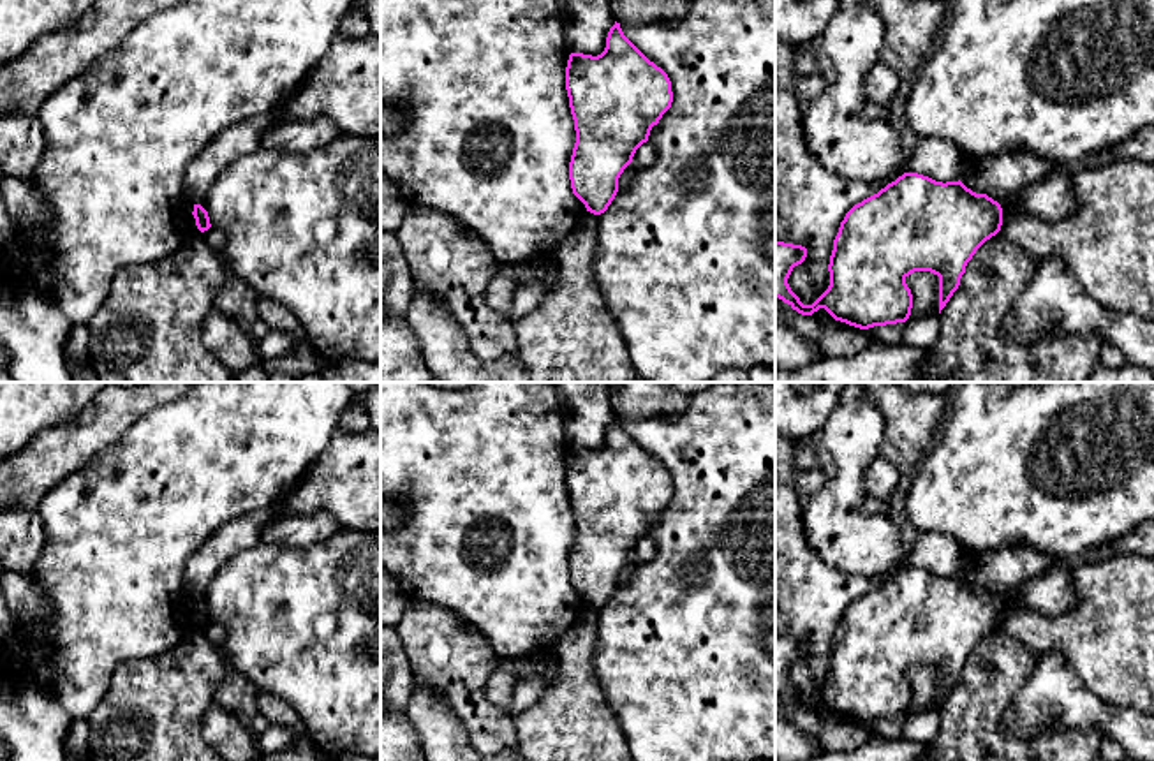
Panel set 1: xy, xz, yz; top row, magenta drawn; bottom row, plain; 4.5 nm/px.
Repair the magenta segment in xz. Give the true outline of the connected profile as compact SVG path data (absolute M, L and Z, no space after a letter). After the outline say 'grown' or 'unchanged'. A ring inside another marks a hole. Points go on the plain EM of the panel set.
M615 416L601 449L569 449L566 484L576 525L571 583L587 606L601 610L636 544L671 502L671 476Z; unchanged

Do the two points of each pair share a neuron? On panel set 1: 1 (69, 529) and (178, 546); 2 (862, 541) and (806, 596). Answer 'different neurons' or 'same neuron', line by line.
1: same neuron
2: different neurons

